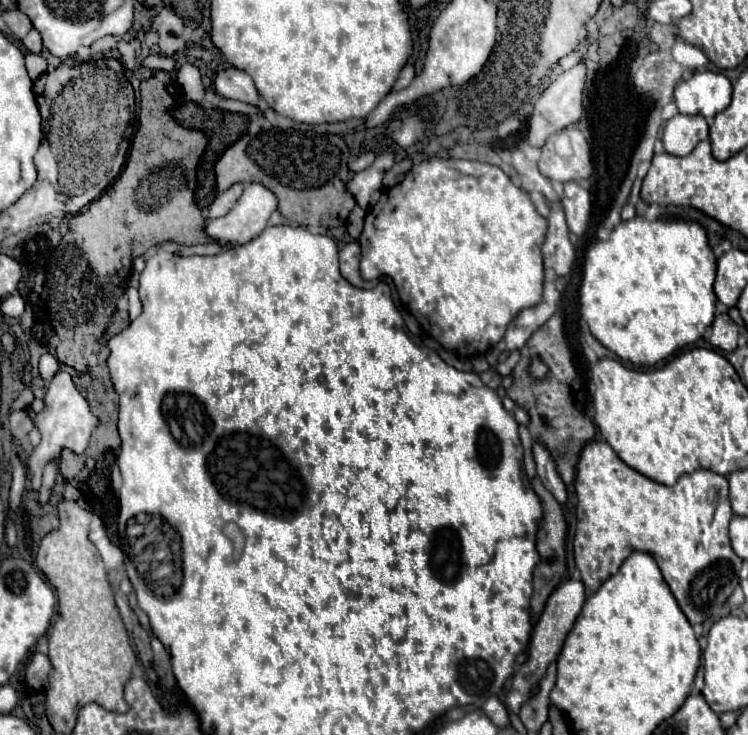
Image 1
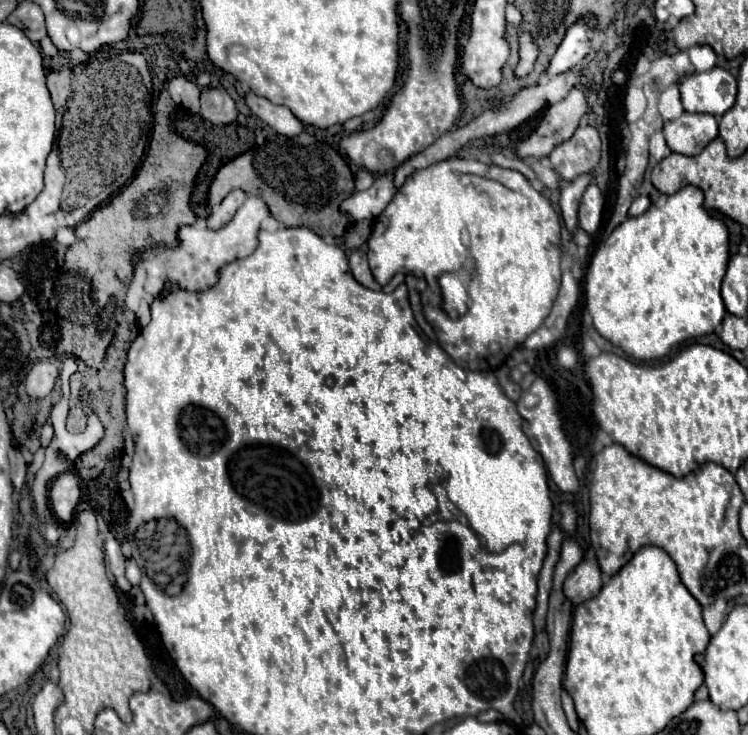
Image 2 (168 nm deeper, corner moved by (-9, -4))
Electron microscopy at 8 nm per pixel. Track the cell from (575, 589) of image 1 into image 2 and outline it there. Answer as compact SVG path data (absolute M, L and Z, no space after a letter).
M583 559L565 579L563 591L573 601L573 605L581 603L581 599L589 599L589 595L597 595L603 585L603 573L597 565L597 559Z

